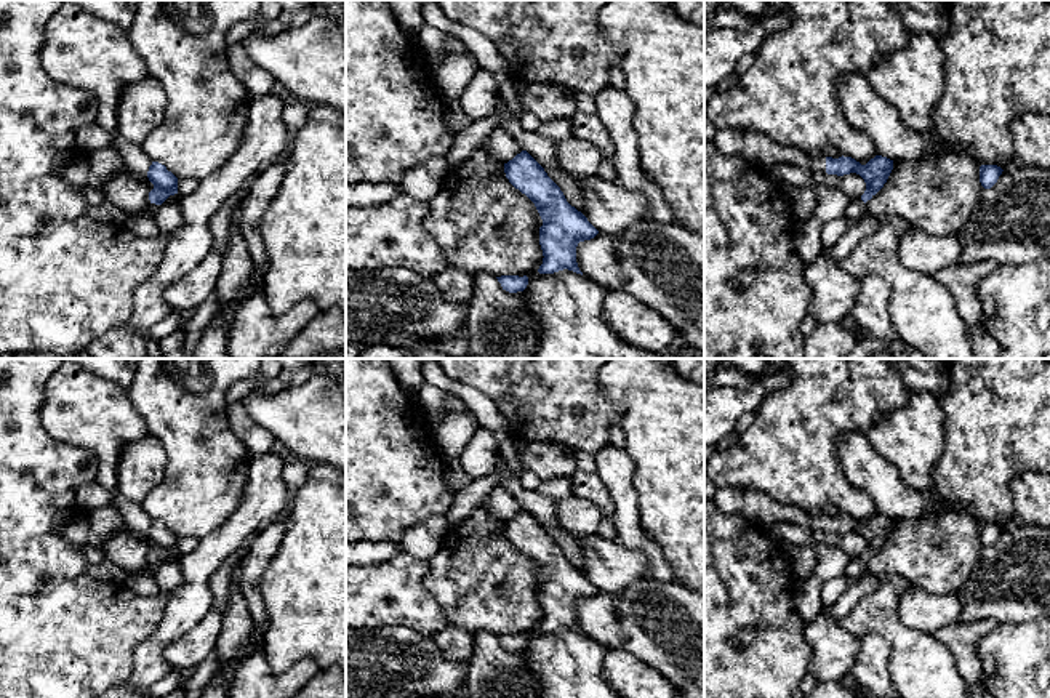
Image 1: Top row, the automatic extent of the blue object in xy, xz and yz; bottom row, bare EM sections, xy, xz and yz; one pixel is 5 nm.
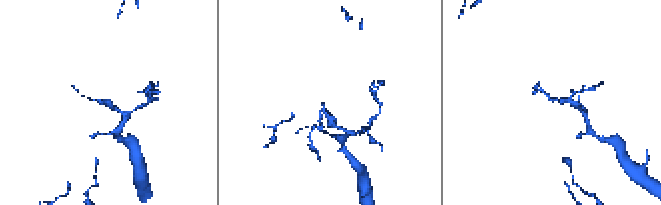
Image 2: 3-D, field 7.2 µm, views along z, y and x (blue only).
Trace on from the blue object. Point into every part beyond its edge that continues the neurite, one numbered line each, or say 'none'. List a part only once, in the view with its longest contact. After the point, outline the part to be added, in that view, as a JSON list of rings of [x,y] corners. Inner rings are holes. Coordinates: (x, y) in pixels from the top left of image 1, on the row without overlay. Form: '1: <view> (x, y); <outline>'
1: yz (751, 505); [[[719,488],[712,498],[717,509],[739,515],[759,527],[788,522],[812,528],[813,532],[826,532],[826,514],[812,517],[807,511],[796,506],[783,504],[757,490],[746,488]]]

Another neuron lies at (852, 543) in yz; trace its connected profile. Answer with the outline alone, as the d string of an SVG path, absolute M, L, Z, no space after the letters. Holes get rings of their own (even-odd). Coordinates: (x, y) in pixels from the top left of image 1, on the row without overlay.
M850 532L839 535L839 548L845 551L850 557L850 562L853 562L856 559L861 559L861 554L866 549L866 541L860 533Z

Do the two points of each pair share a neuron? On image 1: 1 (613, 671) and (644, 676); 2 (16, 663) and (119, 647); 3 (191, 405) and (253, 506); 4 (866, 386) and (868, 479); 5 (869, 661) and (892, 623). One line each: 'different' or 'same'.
1: same
2: same
3: different
4: different
5: different

